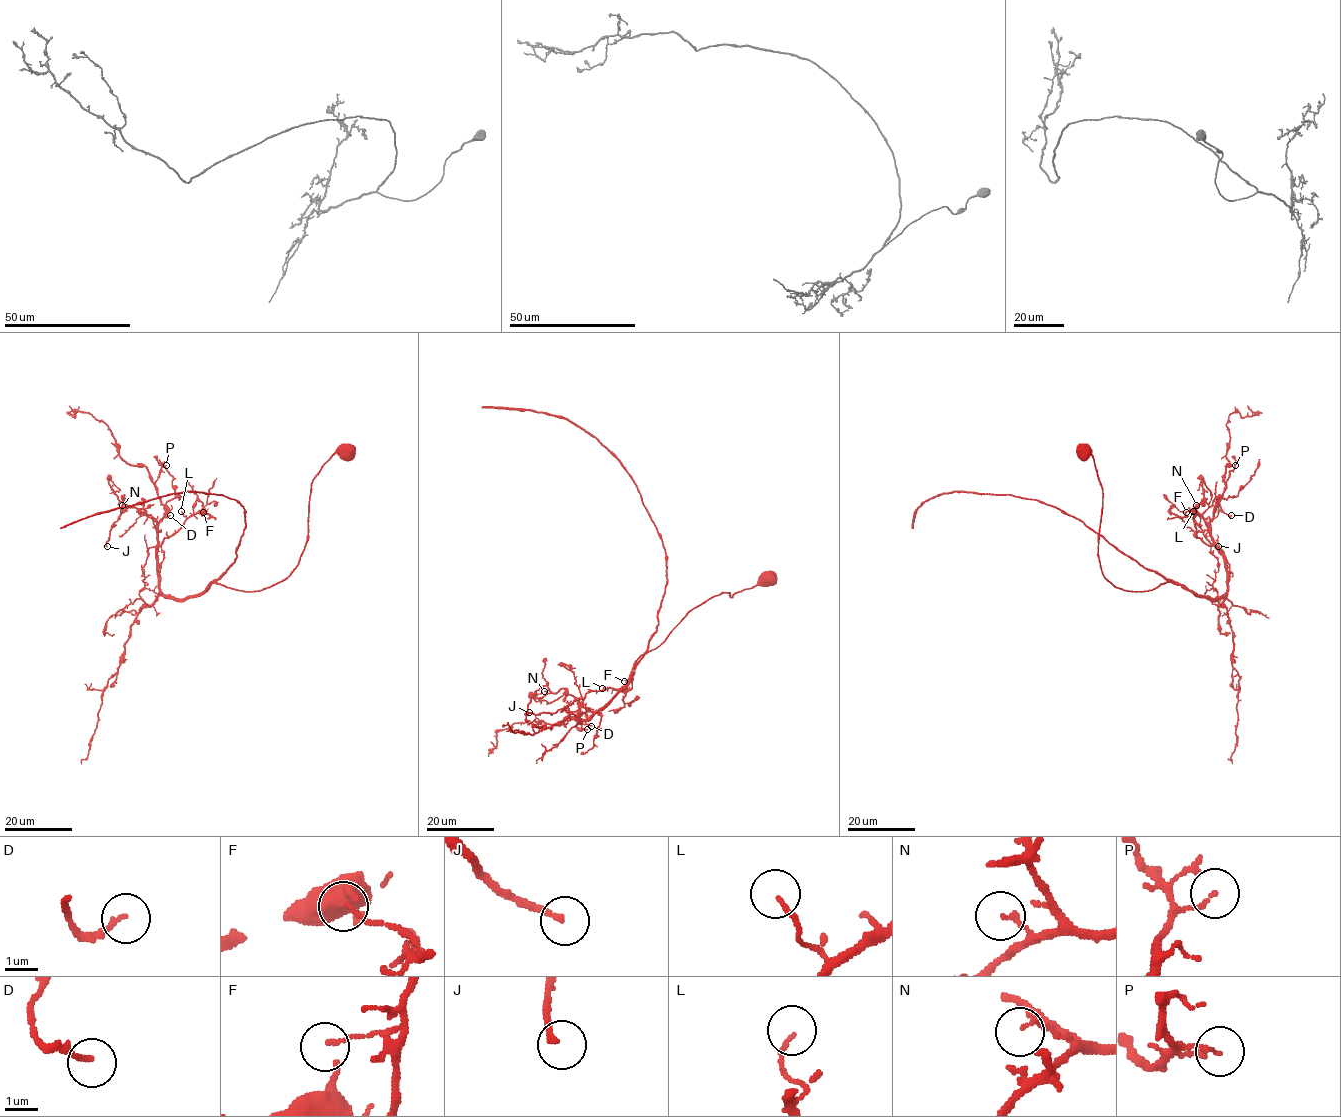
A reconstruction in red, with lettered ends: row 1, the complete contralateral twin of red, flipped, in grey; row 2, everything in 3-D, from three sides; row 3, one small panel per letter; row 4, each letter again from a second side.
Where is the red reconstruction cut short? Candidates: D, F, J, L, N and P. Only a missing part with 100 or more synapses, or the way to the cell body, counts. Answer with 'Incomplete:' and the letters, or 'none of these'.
Incomplete: none of these

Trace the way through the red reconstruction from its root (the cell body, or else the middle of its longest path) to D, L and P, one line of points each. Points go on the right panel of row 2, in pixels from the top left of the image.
D: (1085, 450), (1102, 491), (1101, 571), (1119, 588), (1220, 599), (1210, 519), (1231, 515)
L: (1085, 450), (1102, 491), (1099, 563), (1113, 585), (1174, 582), (1220, 599), (1225, 558), (1196, 535), (1193, 511)
P: (1085, 450), (1102, 491), (1101, 571), (1132, 591), (1174, 582), (1224, 595), (1210, 519), (1235, 465)

